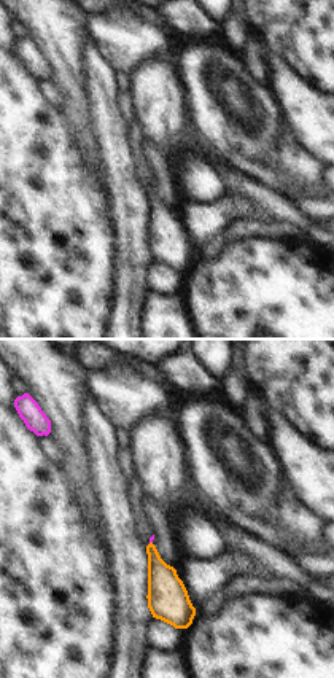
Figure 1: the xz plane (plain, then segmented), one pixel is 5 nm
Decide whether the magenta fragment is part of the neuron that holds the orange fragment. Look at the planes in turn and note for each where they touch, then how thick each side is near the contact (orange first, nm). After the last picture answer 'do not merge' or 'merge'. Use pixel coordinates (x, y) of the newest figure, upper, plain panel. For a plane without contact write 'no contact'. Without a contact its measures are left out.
no contact

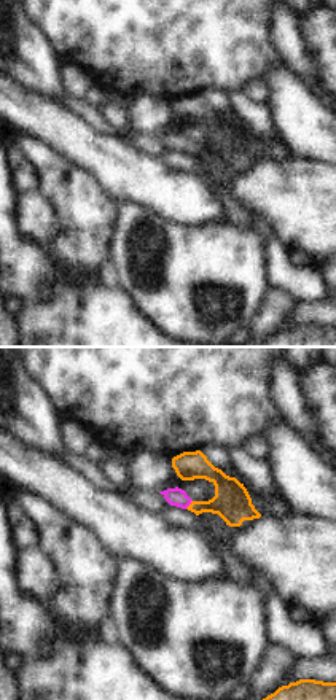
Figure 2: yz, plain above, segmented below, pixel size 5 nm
(190, 148) | 190/100 nm

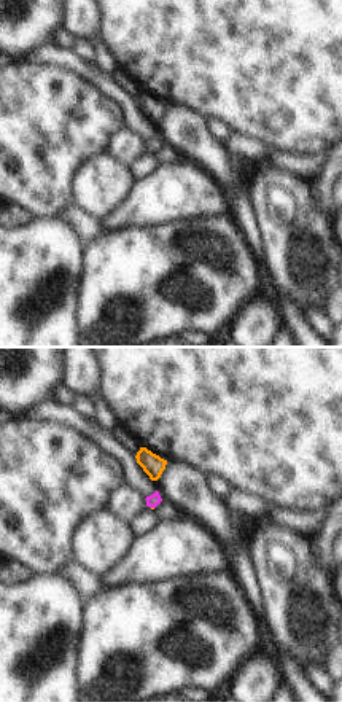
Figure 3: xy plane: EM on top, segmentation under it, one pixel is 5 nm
no contact

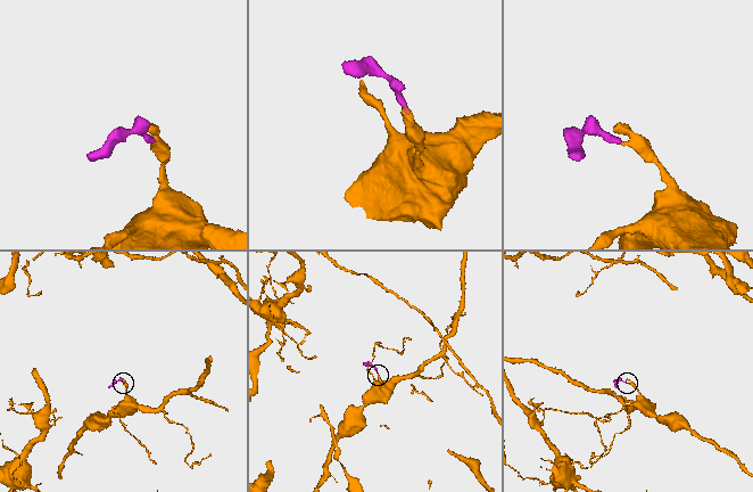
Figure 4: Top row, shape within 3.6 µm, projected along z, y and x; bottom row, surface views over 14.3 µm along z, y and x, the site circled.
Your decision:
merge

